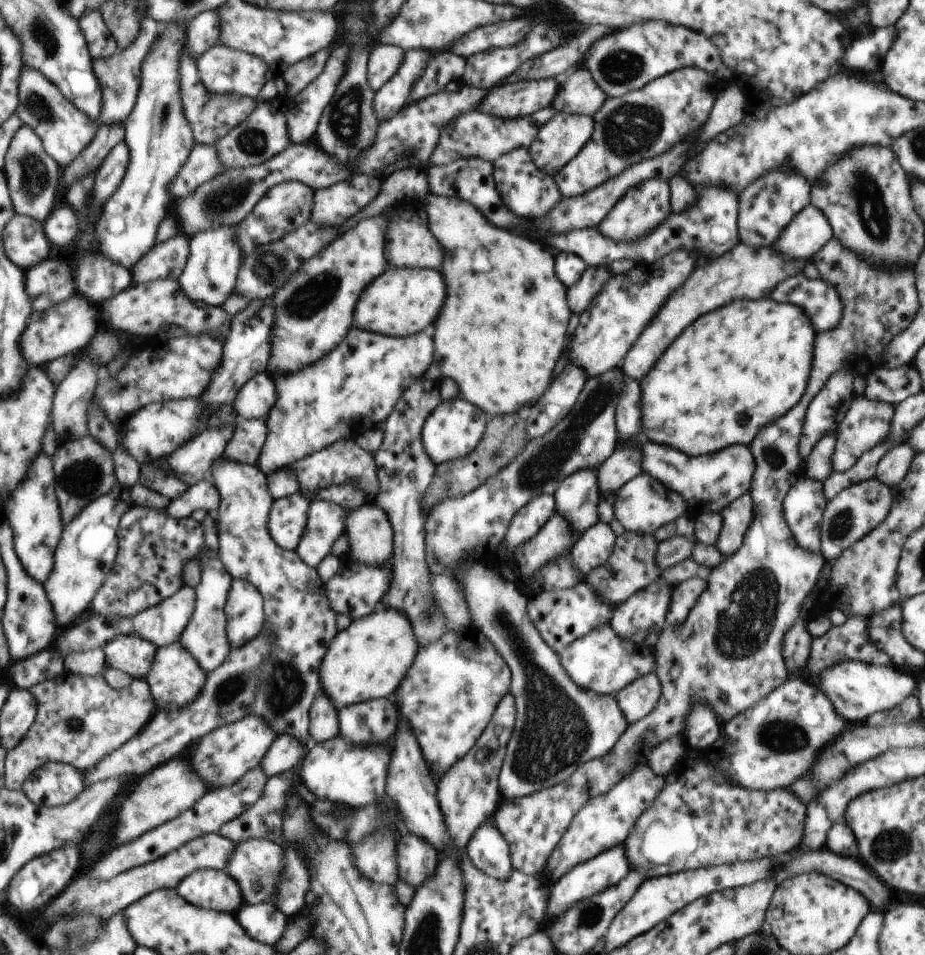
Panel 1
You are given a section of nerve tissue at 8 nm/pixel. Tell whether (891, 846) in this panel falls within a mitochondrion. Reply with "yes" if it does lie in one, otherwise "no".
yes

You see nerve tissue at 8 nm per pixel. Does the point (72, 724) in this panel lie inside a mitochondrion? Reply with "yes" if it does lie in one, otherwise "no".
yes

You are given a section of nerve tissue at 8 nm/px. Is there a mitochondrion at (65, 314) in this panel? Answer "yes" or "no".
yes

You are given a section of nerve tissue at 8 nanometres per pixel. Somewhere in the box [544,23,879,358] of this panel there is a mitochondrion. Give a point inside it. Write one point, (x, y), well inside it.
(630, 130)

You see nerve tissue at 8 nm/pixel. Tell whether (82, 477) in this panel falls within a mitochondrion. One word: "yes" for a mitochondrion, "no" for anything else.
yes

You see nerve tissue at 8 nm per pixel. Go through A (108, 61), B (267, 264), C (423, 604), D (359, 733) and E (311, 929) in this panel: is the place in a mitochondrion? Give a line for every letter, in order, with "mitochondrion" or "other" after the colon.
A: other
B: mitochondrion
C: mitochondrion
D: mitochondrion
E: other

